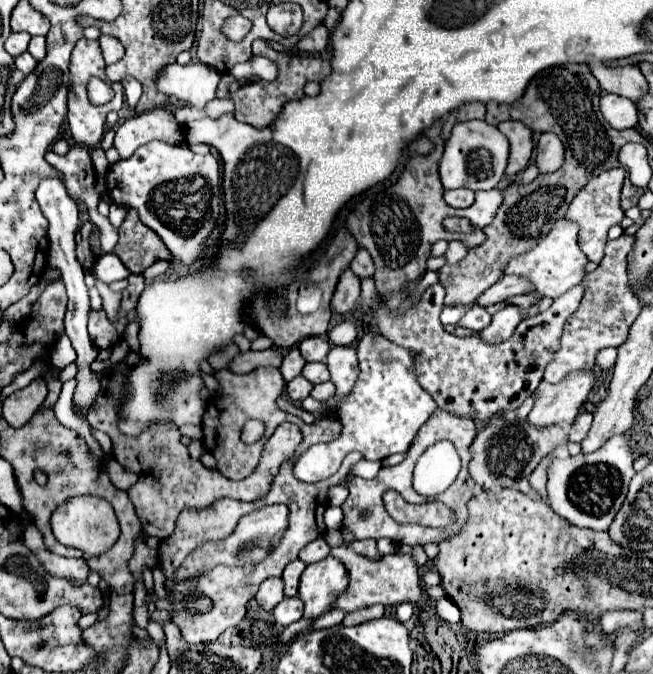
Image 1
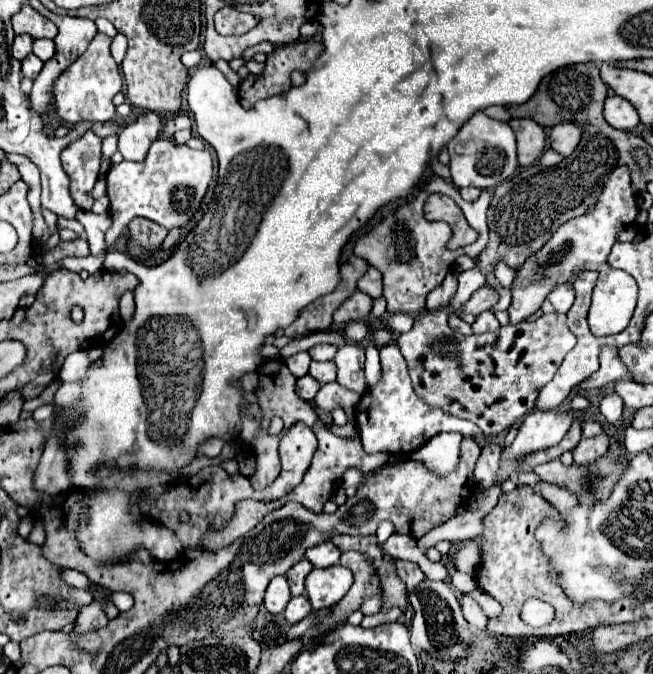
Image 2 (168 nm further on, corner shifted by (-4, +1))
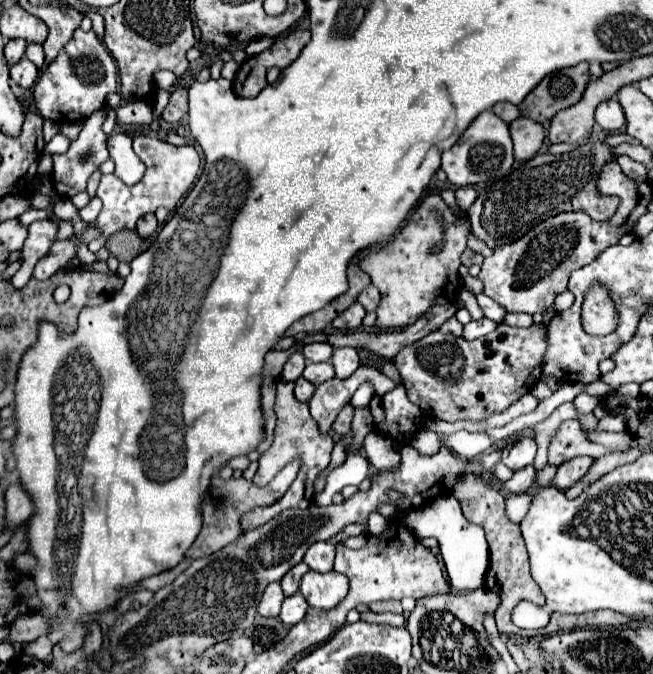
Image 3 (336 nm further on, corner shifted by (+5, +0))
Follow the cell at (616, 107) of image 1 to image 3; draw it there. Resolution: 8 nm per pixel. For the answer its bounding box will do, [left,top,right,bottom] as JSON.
[595,98,625,132]

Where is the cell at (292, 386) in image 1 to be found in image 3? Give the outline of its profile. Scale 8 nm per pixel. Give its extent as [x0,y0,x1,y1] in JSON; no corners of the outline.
[295,378,315,402]

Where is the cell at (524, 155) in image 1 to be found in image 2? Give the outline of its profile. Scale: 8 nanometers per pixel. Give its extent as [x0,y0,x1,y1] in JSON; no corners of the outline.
[508,119,546,167]

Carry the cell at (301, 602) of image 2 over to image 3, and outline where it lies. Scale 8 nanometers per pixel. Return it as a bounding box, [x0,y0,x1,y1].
[279,594,309,626]

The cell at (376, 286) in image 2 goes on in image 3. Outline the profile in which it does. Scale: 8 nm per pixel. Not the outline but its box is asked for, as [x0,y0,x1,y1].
[357,286,381,312]

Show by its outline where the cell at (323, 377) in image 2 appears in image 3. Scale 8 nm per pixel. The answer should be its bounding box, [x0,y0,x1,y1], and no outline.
[303,362,335,386]

